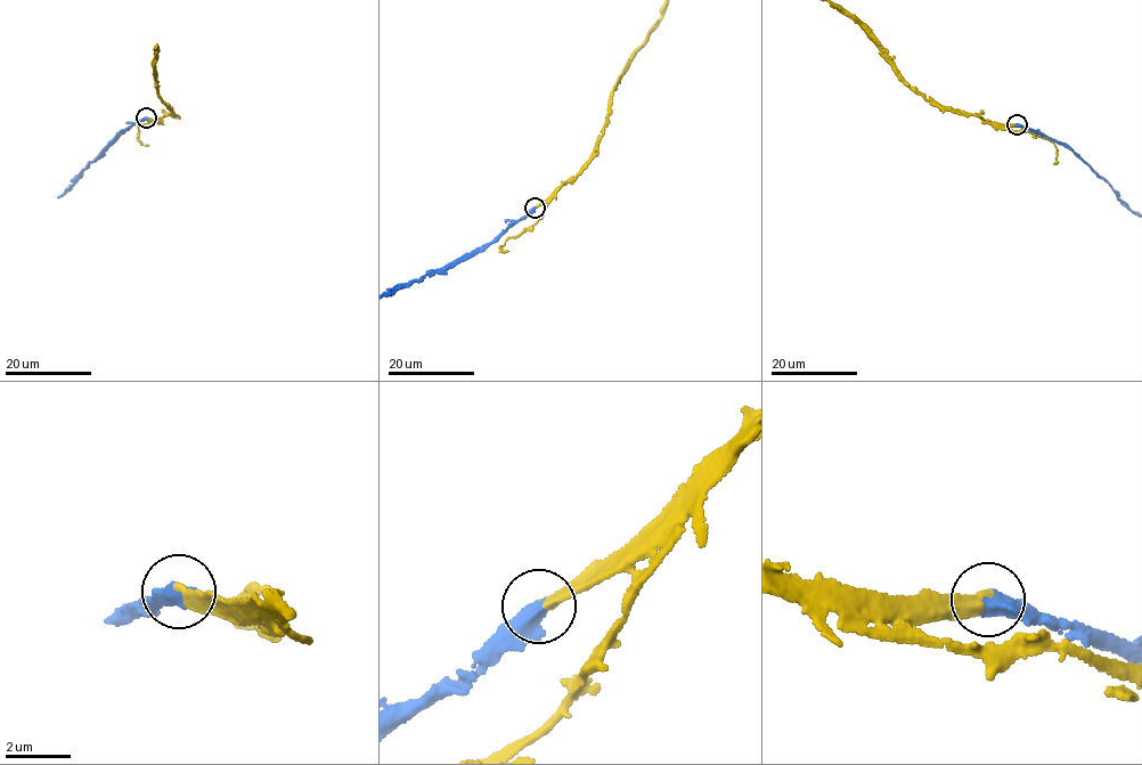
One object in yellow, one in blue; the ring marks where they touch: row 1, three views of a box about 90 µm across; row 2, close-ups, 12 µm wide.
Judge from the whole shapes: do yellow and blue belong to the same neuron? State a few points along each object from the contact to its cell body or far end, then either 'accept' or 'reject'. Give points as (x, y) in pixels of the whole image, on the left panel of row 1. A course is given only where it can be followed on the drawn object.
accept

